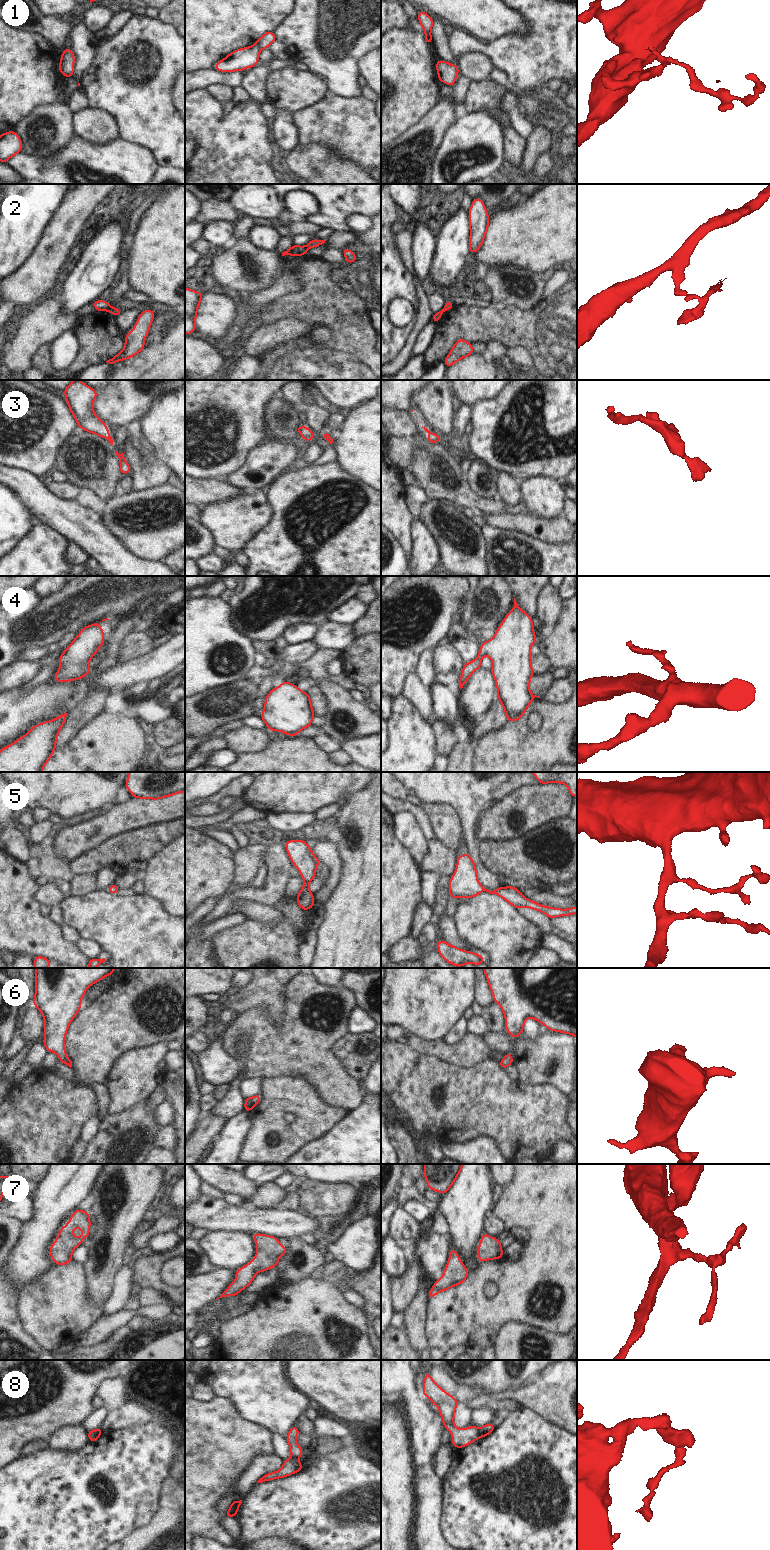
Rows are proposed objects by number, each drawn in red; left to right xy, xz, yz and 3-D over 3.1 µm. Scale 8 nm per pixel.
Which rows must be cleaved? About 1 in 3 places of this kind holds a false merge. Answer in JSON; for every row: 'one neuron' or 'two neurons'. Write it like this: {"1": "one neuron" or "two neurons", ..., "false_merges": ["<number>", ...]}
{"1": "two neurons", "2": "two neurons", "3": "one neuron", "4": "one neuron", "5": "one neuron", "6": "one neuron", "7": "one neuron", "8": "two neurons", "false_merges": ["1", "2", "8"]}

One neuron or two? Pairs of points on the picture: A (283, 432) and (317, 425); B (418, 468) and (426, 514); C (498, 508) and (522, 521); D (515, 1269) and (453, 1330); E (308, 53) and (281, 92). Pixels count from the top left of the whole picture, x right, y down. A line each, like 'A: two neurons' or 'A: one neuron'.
A: two neurons
B: two neurons
C: two neurons
D: one neuron
E: two neurons

